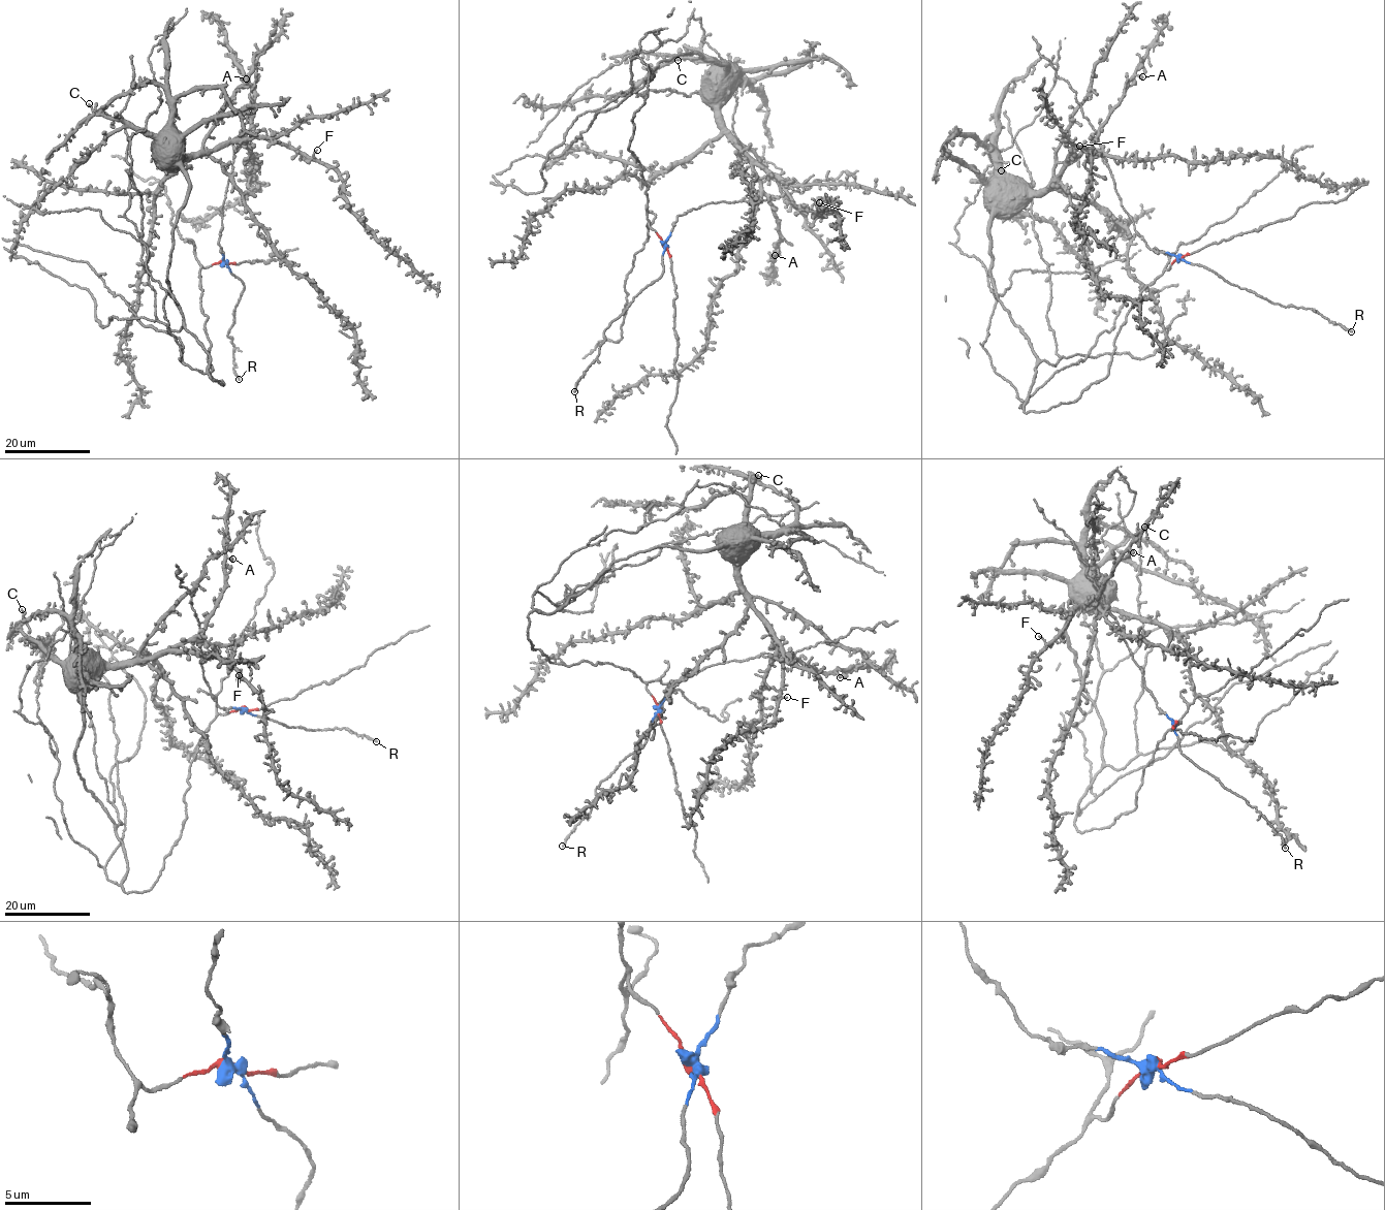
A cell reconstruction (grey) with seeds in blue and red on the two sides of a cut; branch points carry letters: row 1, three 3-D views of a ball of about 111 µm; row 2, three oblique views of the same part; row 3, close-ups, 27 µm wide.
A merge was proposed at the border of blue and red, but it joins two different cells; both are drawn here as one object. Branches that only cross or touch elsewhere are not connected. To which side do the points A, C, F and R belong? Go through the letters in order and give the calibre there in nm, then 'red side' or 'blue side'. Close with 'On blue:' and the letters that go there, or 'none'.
A: calibre 440 nm; red side
C: calibre 130 nm; red side
F: calibre 200 nm; red side
R: calibre 200 nm; blue side
On blue: R

